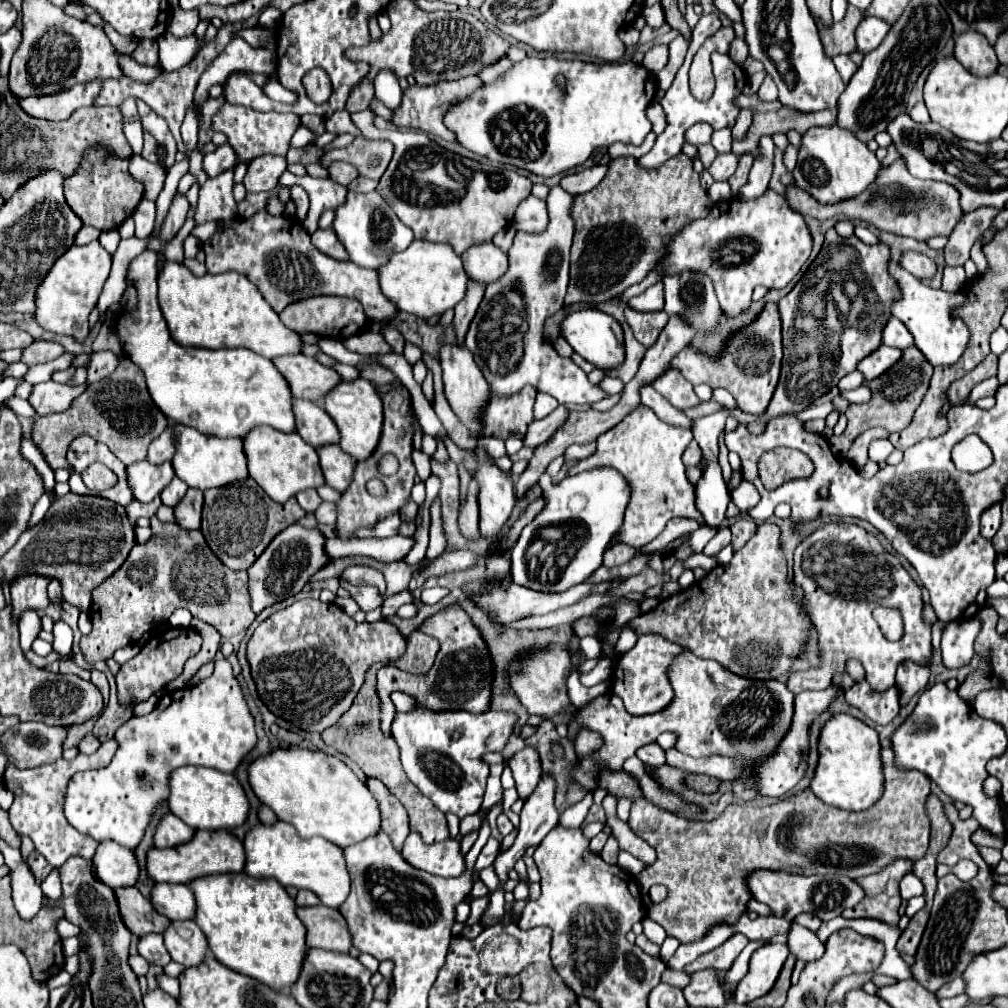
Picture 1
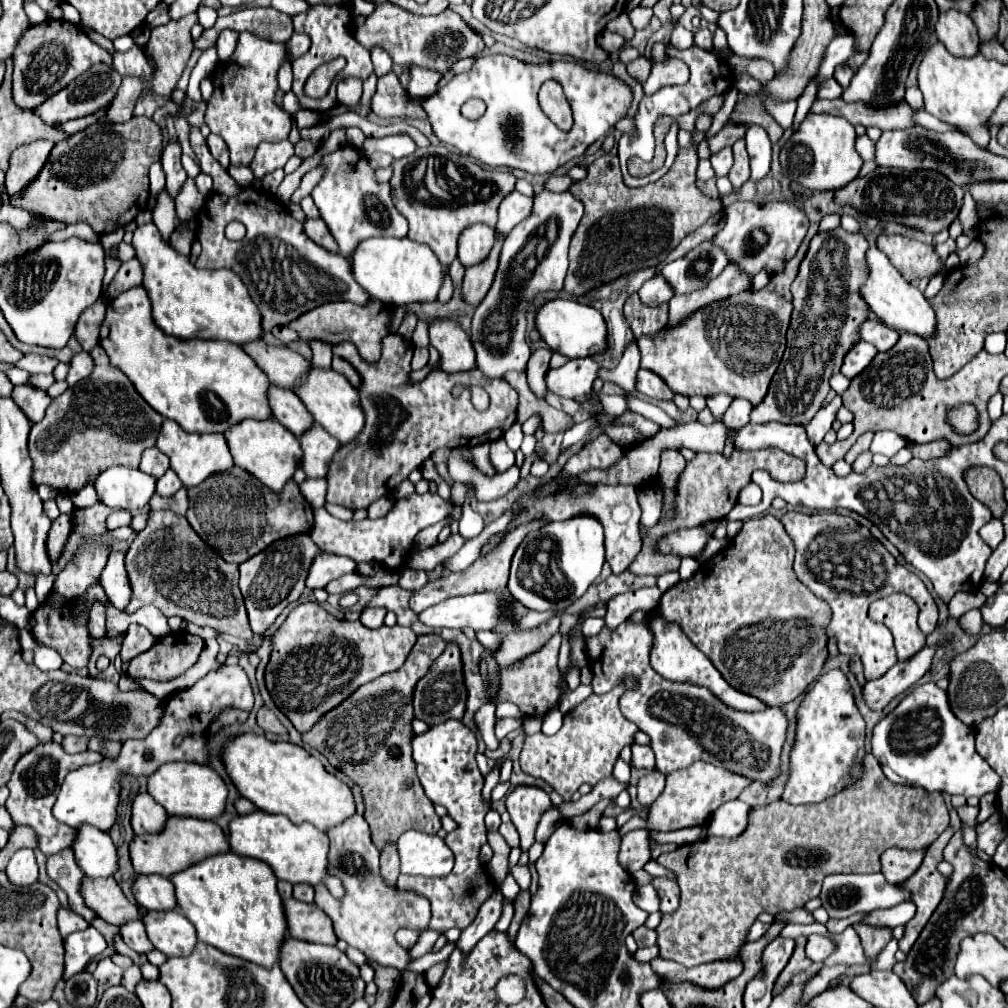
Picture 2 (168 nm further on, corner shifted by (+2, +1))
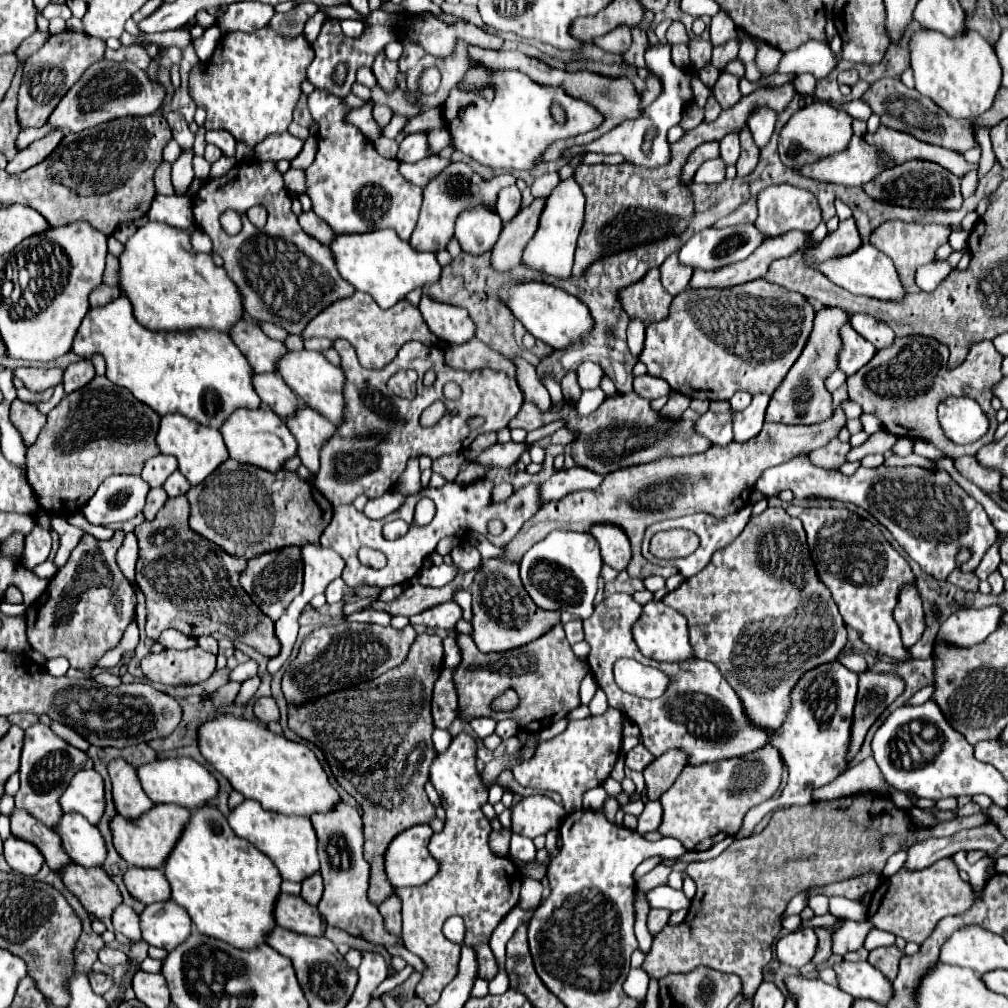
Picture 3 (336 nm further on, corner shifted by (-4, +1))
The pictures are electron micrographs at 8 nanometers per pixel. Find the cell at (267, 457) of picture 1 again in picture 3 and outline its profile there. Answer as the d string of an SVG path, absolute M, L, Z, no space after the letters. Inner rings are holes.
M264 407L236 409L230 419L226 419L226 425L222 425L218 431L222 433L230 459L240 463L250 463L266 471L280 471L284 467L284 461L296 455L296 439L288 431L286 423L278 415L274 415L274 411Z

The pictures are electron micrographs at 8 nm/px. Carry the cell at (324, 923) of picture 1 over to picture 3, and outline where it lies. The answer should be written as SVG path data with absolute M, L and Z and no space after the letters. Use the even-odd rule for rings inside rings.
M288 893L278 895L274 921L276 921L276 925L280 925L288 931L294 931L294 933L324 935L320 911L296 895L288 895Z

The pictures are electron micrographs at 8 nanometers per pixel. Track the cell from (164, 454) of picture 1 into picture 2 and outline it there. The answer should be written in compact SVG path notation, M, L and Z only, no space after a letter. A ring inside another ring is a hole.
M150 447L142 453L142 463L140 463L140 469L144 473L150 473L154 477L162 477L168 469L168 457L158 449L158 447Z

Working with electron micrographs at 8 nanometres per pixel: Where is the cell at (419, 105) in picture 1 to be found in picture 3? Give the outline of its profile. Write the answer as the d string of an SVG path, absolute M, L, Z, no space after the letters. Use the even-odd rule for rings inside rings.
M384 51L376 55L374 59L374 65L372 65L372 71L378 79L378 83L382 85L384 91L392 91L396 87L396 75L398 75L398 63L396 61L390 61L386 59Z

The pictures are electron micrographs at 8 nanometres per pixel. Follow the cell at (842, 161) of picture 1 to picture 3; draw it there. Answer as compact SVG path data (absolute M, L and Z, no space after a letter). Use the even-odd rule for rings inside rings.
M814 101L802 109L798 109L790 121L782 127L778 137L778 153L786 167L802 167L806 163L818 161L824 155L840 153L848 147L852 137L852 117L844 111L836 111L834 107Z

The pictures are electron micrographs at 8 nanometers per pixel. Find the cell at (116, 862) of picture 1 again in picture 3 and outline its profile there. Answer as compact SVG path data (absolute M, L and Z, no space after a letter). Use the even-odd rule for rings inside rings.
M64 813L58 831L64 851L72 863L82 867L100 867L106 859L106 847L100 831L78 813Z

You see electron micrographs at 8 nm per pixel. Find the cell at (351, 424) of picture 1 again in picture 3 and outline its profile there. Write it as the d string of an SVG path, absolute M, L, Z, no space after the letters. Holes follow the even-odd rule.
M288 351L280 361L278 361L278 371L276 371L286 385L312 409L316 409L320 415L330 419L332 423L340 423L344 415L344 397L342 397L342 385L344 385L344 373L340 367L328 363L322 353L318 351Z

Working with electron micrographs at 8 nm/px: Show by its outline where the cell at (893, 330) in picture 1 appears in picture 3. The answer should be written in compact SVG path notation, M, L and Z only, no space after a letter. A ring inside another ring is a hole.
M856 313L850 319L850 325L866 339L870 341L876 349L884 349L890 347L894 343L894 331L890 331L890 327L886 327L886 323L876 321L872 315L862 315Z

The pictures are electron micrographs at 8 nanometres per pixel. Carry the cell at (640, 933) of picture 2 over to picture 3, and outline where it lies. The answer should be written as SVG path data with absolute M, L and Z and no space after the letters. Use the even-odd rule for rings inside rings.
M650 909L650 915L648 915L650 933L656 935L668 923L668 917L670 917L670 911L666 911L666 909Z

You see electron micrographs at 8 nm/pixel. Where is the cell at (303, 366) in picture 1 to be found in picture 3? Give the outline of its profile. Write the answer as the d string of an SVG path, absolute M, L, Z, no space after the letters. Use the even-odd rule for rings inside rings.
M240 319L228 331L234 345L246 355L254 373L270 373L276 367L276 361L286 353L282 341L274 341L262 333L262 329L246 319Z

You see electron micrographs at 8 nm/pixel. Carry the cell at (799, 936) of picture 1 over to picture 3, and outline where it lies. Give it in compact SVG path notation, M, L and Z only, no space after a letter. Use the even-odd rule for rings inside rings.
M846 921L836 933L834 933L834 953L838 955L846 955L848 951L856 951L864 945L864 939L868 935L868 931L872 931L874 925L870 921Z

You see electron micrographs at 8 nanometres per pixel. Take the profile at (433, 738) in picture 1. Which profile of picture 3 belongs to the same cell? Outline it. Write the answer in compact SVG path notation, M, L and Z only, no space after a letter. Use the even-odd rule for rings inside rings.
M460 733L452 739L446 753L440 753L430 767L430 781L440 795L440 803L446 811L444 829L430 837L428 849L438 859L438 875L420 887L402 887L398 893L402 903L402 939L408 951L418 955L426 969L416 985L416 995L434 1005L440 999L442 989L458 973L460 945L448 941L442 935L442 925L450 915L460 915L466 925L466 945L474 949L478 959L478 977L490 981L498 973L496 957L490 949L490 935L498 923L518 905L522 875L508 857L496 857L488 847L488 835L492 833L490 821L482 813L482 805L488 801L488 789L476 771L476 741Z

